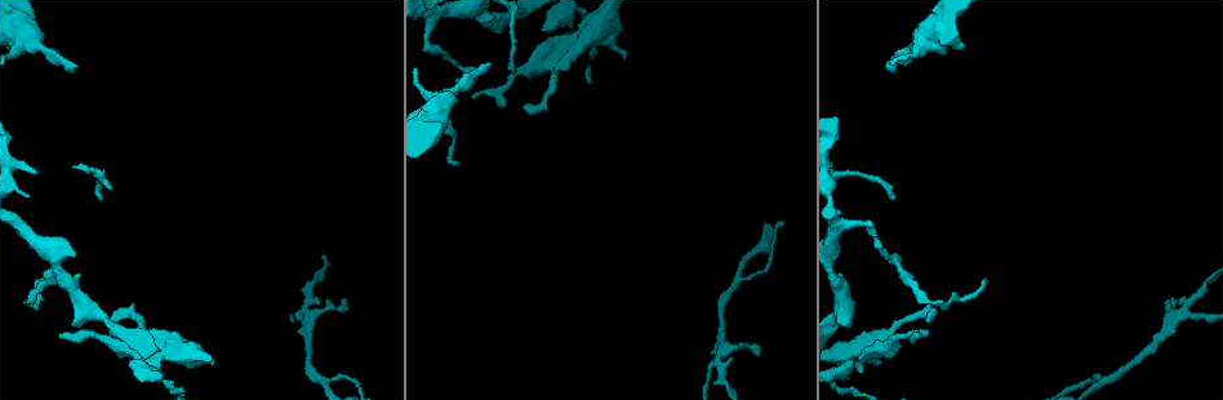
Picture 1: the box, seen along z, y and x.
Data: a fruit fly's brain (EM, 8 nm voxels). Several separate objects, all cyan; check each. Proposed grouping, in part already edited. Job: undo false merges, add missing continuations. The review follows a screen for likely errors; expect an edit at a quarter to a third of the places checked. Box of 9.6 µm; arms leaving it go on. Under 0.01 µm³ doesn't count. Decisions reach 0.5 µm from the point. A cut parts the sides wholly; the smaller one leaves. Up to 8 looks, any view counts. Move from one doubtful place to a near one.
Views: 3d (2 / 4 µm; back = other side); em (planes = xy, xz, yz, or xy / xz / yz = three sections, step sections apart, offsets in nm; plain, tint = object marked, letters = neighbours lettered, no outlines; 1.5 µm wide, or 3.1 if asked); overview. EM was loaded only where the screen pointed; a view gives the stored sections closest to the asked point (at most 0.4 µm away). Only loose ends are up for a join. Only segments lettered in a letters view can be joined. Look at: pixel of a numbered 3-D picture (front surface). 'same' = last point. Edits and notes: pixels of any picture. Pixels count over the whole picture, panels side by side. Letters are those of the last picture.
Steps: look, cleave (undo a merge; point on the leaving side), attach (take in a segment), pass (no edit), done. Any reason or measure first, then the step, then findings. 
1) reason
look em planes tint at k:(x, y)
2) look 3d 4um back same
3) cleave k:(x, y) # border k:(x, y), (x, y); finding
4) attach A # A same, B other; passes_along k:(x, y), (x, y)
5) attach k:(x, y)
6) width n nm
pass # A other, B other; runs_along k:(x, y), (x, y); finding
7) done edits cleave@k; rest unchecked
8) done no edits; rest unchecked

an open end
look 3d 4um at 1:(877, 362)

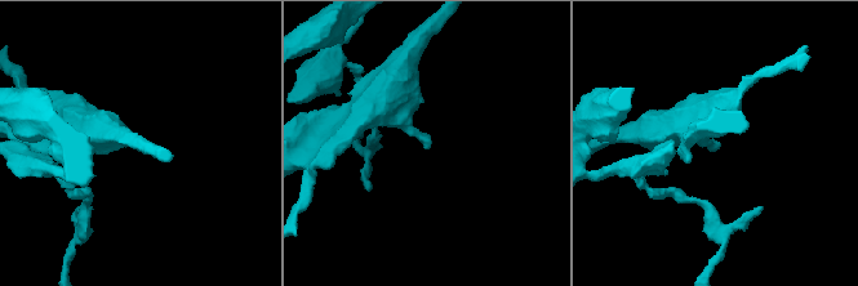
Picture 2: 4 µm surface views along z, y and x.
look em planes letters at 2:(712, 150)

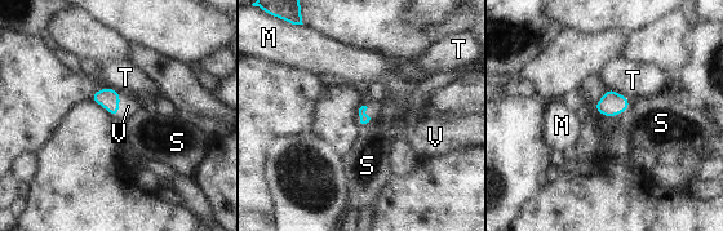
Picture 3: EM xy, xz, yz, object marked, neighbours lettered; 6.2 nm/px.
longest_contact T 170 nm
attach V # M other, S other, T other, V same; passes_along 3:(109, 98), (118, 106), (128, 105); it goes on there

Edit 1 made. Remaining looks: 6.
an open end
look em planes letters at 1:(346, 299)

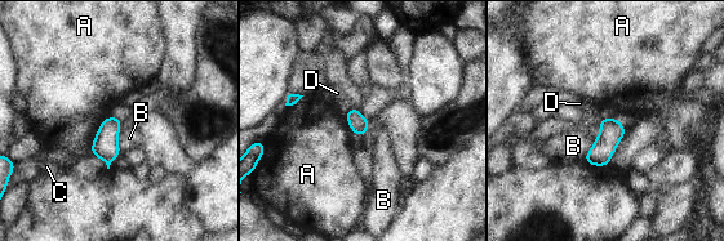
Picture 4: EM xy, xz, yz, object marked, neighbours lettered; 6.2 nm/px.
pass # A other, B other, C other, D other; no lettered segment goes on from it

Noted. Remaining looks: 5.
an open end
look 3d 2um at 1:(75, 65)

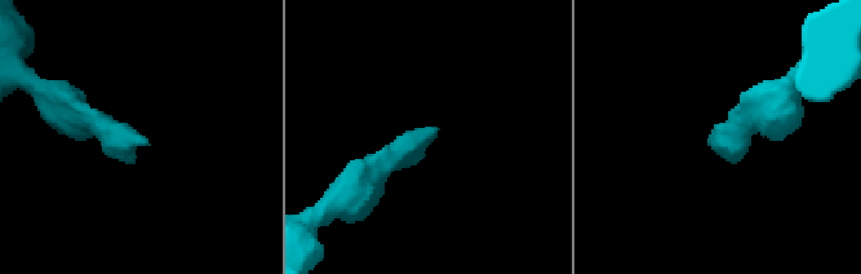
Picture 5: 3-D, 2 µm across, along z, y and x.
look em planes letters at 5:(709, 145)

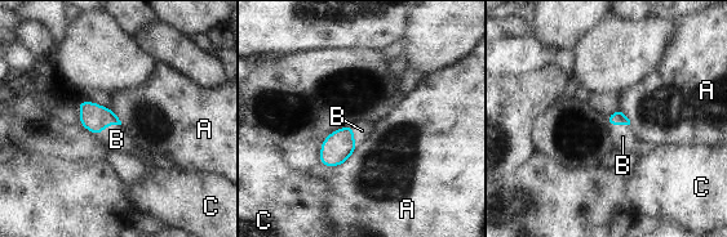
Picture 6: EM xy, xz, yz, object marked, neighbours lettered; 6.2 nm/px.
attach B # A other, B same, C other; passes_along 6:(94, 117), (107, 124), (116, 139); the neuron continues

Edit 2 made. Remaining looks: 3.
done edits attach@3, attach@6; rest unchecked

